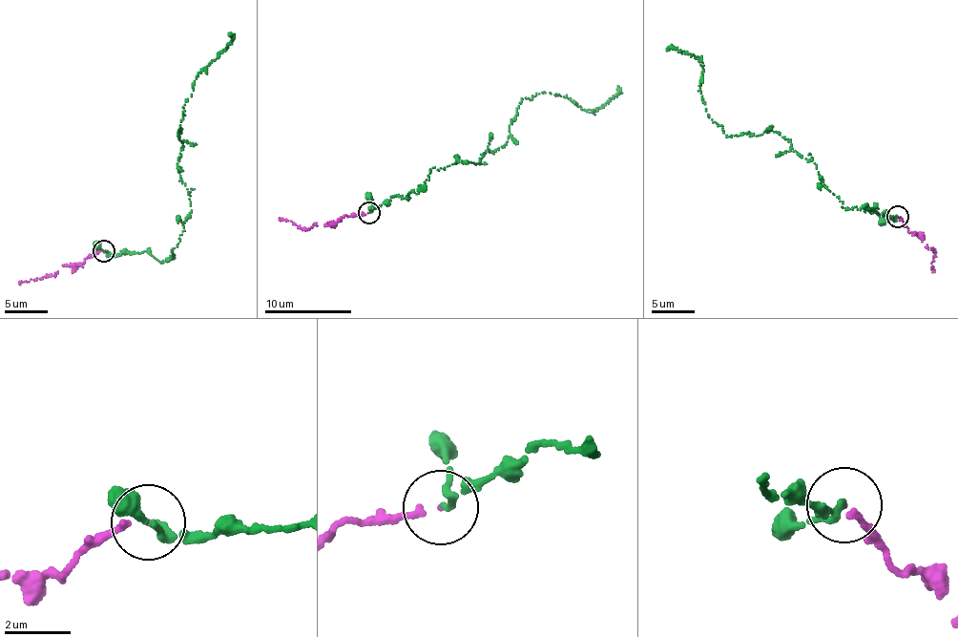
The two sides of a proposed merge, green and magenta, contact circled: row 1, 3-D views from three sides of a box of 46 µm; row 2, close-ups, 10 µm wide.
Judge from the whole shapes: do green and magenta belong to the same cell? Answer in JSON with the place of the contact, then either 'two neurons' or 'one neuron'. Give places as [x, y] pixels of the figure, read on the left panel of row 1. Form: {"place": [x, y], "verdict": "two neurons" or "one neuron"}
{"place": [104, 251], "verdict": "one neuron"}

